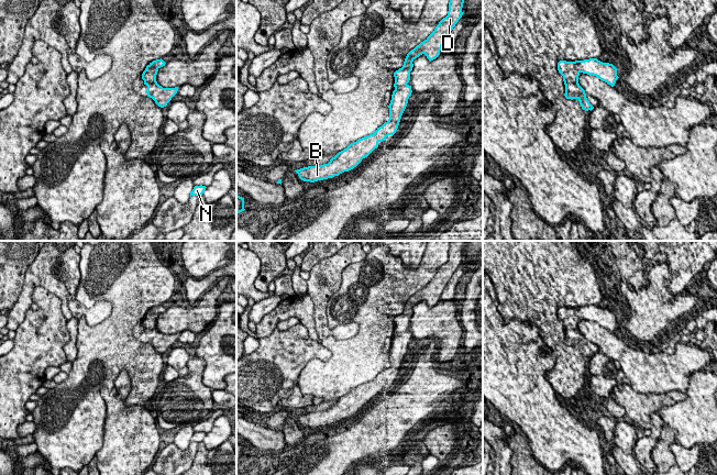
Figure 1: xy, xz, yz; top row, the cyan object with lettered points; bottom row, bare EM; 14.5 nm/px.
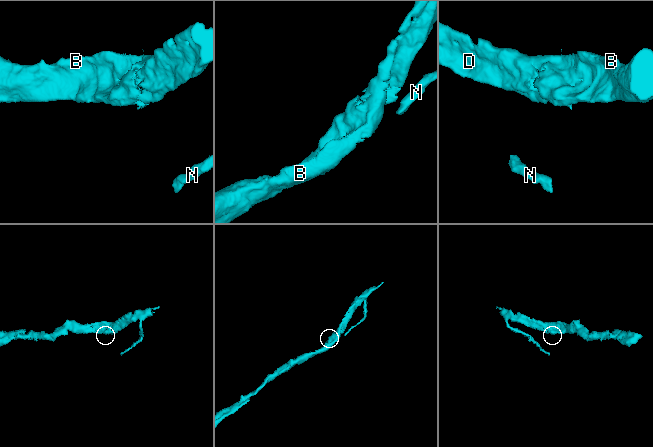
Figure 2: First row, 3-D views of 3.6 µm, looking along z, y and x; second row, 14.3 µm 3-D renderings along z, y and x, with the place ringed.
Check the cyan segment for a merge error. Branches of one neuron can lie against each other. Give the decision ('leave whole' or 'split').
leave whole

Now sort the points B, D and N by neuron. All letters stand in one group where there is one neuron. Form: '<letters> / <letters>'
B D N

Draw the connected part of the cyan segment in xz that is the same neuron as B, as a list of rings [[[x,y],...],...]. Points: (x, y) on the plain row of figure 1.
[[[451,241],[448,262],[439,268],[434,277],[423,288],[407,300],[402,313],[394,319],[395,336],[393,338],[390,350],[387,352],[389,354],[388,367],[372,380],[351,389],[332,404],[328,410],[295,417],[301,427],[315,429],[349,418],[377,395],[379,388],[386,387],[388,382],[393,383],[396,379],[412,339],[411,332],[408,331],[410,318],[413,313],[412,308],[422,300],[430,308],[440,301],[446,284],[463,262],[462,254],[465,243],[466,241]]]

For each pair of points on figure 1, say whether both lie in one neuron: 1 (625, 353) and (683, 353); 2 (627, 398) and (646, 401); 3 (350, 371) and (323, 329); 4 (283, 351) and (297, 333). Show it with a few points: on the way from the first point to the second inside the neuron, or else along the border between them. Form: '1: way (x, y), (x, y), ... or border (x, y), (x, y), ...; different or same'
1: way (639, 362), (669, 362); same
2: way (631, 400), (641, 401); same
3: border (330, 334), (321, 341); different
4: way (287, 346), (296, 338); same

